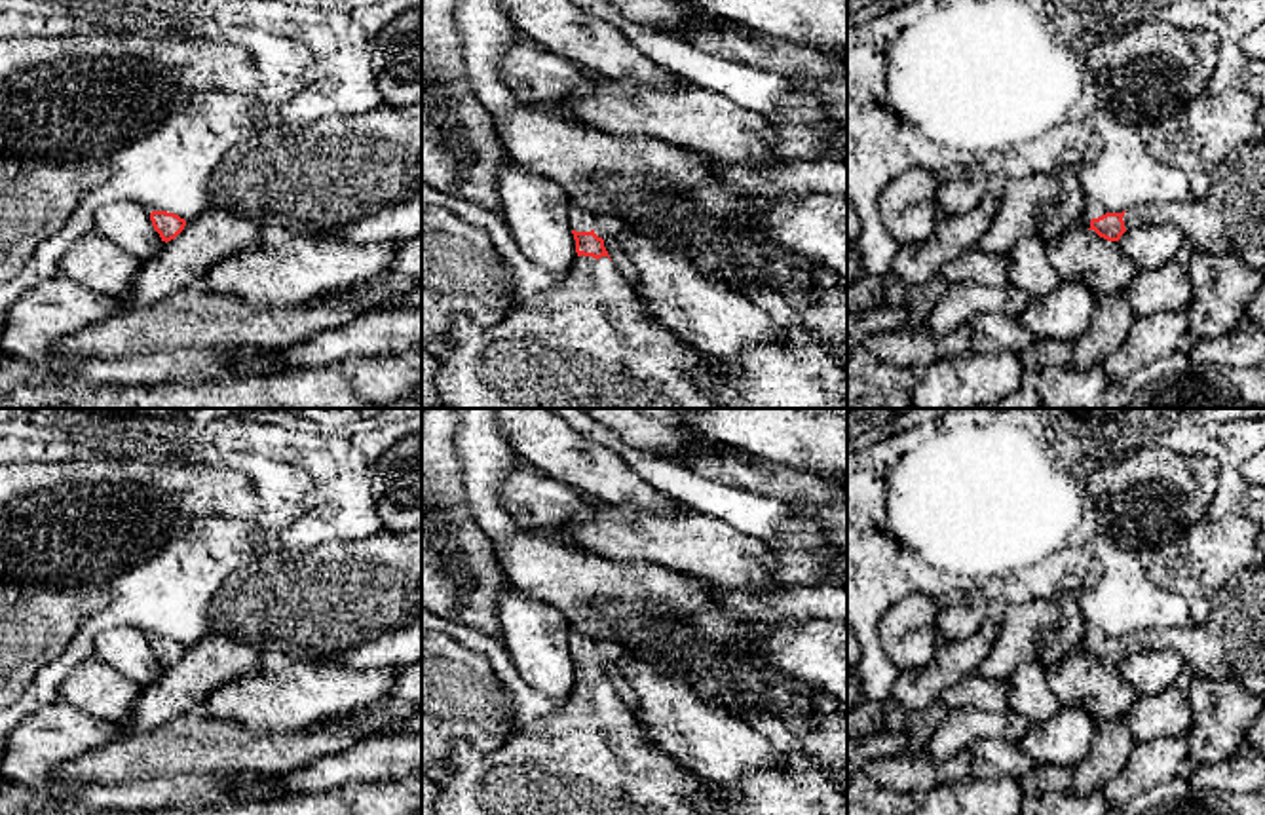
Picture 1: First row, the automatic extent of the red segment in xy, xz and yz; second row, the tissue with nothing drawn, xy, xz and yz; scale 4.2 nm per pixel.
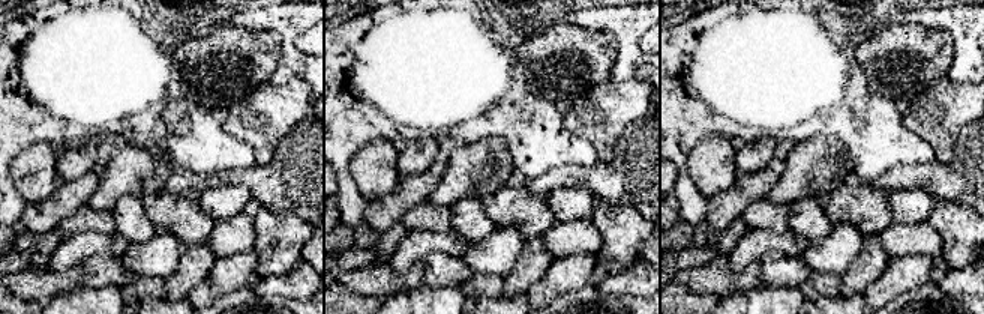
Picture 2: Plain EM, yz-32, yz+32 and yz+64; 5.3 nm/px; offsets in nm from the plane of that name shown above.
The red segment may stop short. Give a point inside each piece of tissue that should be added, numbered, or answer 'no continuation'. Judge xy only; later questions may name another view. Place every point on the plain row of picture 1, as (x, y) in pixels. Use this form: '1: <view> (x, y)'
no continuation

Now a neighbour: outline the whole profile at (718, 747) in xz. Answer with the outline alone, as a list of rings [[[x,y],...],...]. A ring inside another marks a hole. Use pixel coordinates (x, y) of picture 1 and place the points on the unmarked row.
[[[627,652],[615,659],[615,665],[636,695],[636,720],[646,737],[707,783],[733,790],[748,771],[788,769],[788,758],[775,750],[762,733],[703,701],[693,686],[676,680],[663,665]]]

